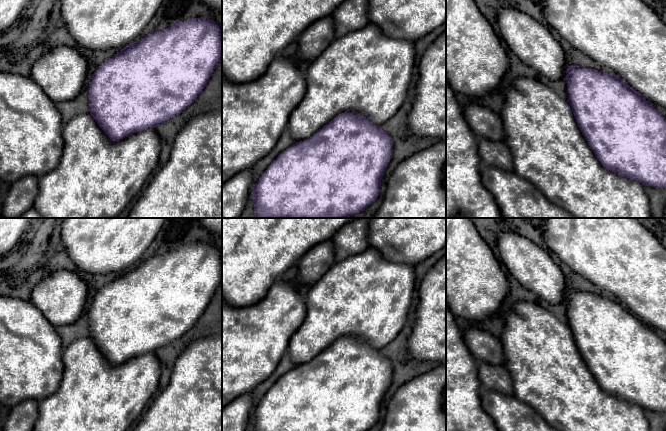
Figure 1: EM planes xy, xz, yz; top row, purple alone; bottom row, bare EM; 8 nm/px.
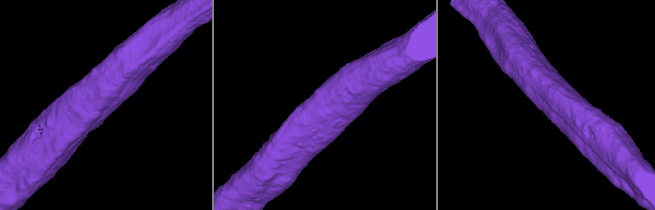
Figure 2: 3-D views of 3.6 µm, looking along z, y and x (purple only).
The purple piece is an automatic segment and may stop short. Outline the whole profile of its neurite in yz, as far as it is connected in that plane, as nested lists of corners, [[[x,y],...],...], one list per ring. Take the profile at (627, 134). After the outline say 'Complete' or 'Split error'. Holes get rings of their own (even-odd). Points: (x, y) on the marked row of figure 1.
[[[571,65],[565,79],[577,125],[600,163],[643,186],[666,188],[666,118],[616,75]]]. Complete

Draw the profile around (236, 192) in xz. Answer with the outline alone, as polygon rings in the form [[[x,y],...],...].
[[[253,168],[245,169],[222,184],[222,218],[239,218],[254,187]]]

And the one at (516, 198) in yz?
[[[481,165],[481,177],[484,186],[494,196],[502,218],[574,218],[564,209],[551,203],[540,190],[514,171]]]

